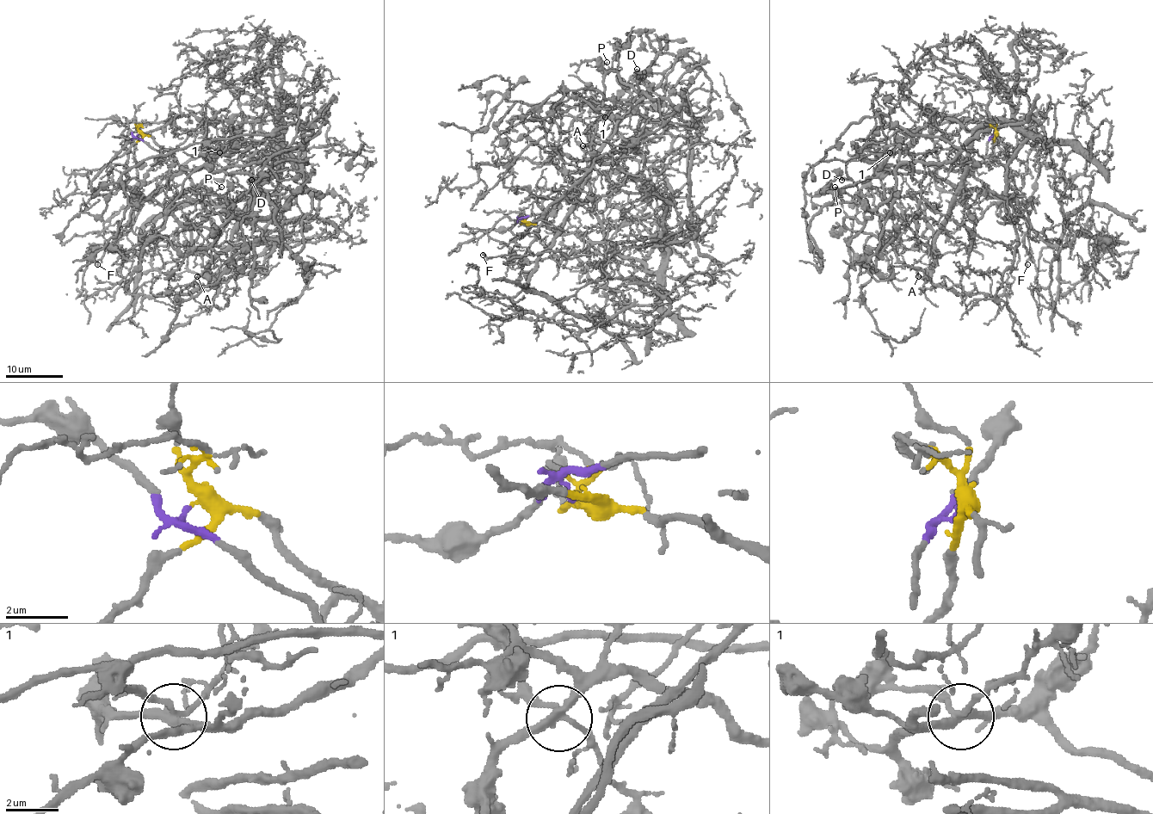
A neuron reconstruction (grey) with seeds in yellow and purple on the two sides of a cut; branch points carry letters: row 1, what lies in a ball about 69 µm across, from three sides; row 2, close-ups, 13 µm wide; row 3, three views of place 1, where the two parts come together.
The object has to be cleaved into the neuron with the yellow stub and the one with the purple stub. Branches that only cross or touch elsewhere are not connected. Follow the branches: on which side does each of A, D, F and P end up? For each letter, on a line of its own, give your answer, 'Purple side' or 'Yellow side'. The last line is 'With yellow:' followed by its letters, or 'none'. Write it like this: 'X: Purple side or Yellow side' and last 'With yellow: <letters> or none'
A: Yellow side
D: Purple side
F: Purple side
P: Purple side
With yellow: A

